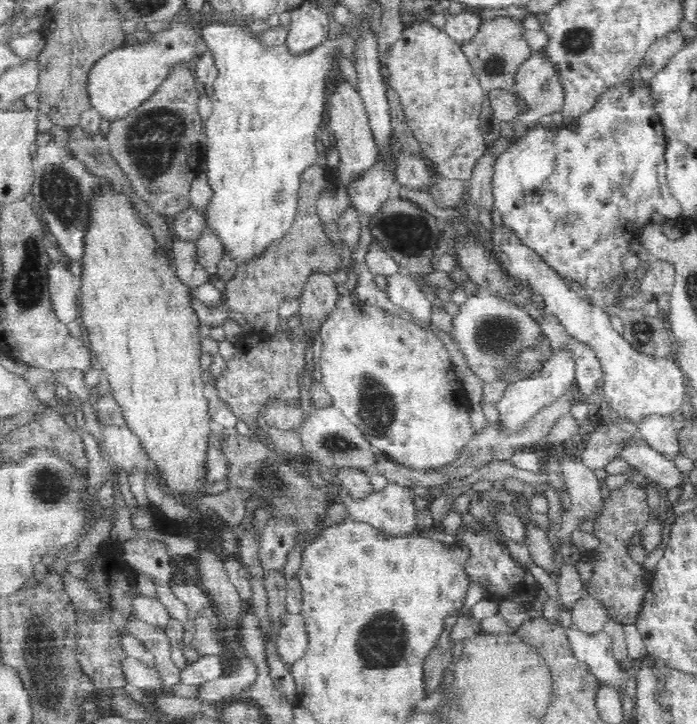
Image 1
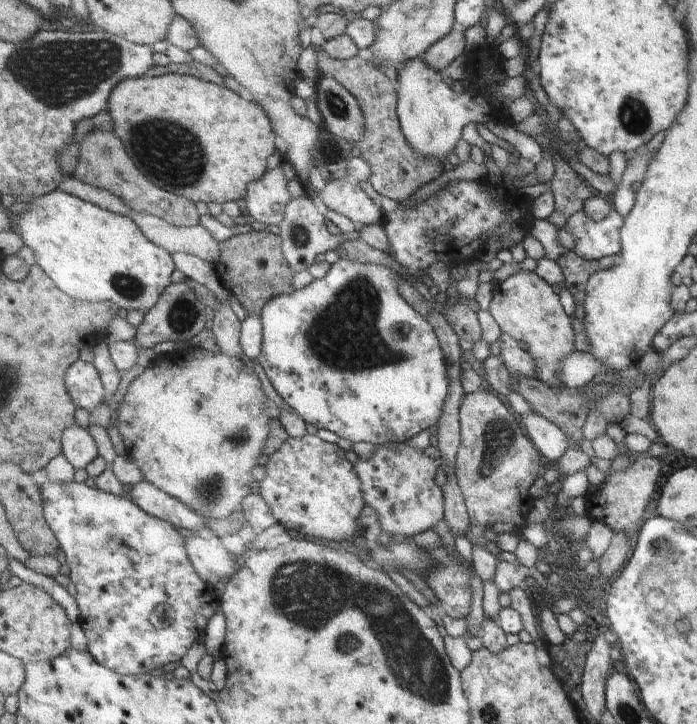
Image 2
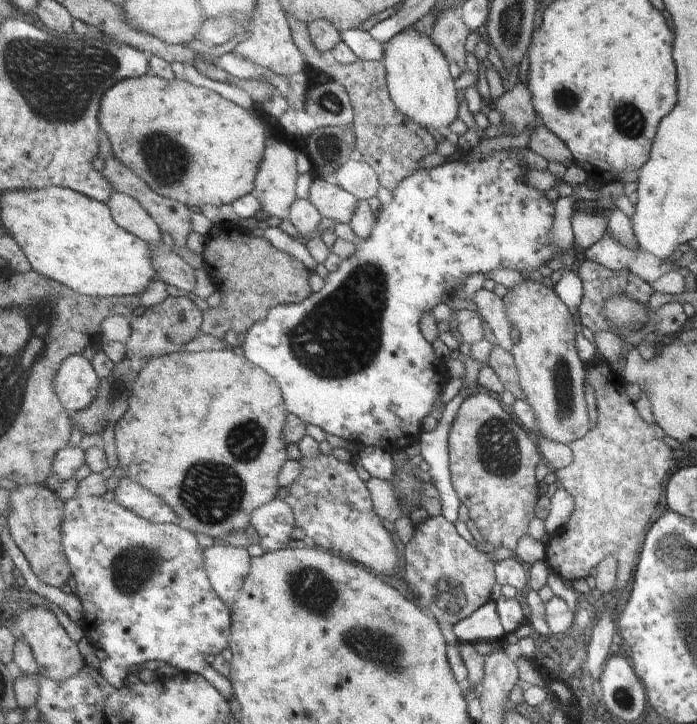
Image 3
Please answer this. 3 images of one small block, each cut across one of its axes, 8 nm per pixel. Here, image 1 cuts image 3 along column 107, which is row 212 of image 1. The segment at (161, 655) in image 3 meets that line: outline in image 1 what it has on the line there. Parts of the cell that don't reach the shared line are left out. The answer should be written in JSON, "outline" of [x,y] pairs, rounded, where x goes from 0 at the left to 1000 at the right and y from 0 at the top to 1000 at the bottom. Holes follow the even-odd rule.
{"outline":[[[901,108],[891,117],[879,119],[878,123],[862,130],[858,144],[846,156],[798,175],[782,167],[746,182],[746,191],[733,192],[730,204],[712,220],[709,227],[706,268],[712,296],[722,301],[722,309],[735,316],[750,338],[775,352],[805,383],[811,383],[846,402],[858,399],[861,390],[867,390],[867,396],[871,398],[877,388],[890,384],[890,378],[894,376],[892,355],[901,348],[910,348],[904,344],[914,341],[912,330],[918,323],[918,315],[924,315],[927,307],[934,307],[938,293],[944,293],[958,302],[976,300],[973,278],[963,271],[961,261],[956,254],[956,227],[950,224],[950,213],[953,213],[951,174],[944,166],[944,157],[938,153],[938,144],[928,116],[921,113],[921,109]]]}

